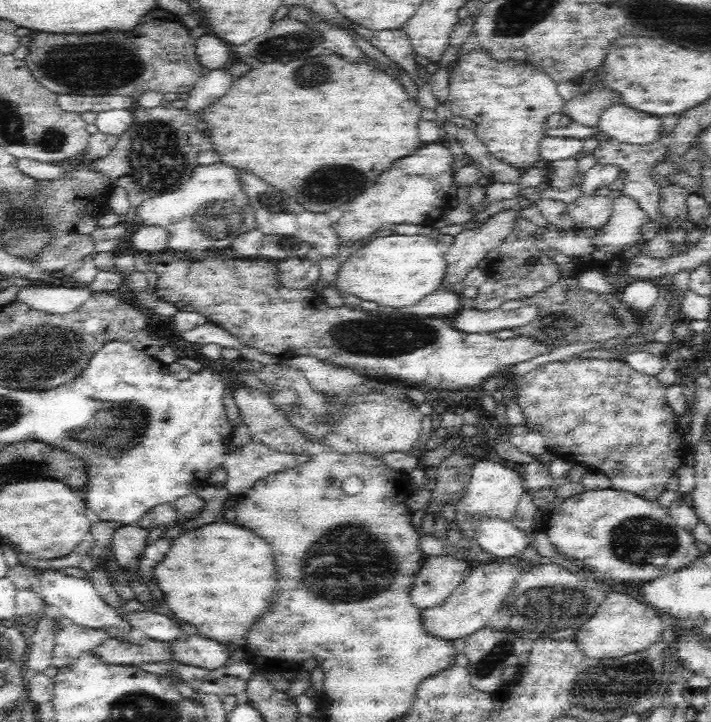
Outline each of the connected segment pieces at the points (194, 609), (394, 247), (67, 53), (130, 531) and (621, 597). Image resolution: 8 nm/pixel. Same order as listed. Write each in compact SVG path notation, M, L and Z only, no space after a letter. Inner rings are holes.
M216 522L210 526L200 526L196 530L182 533L171 543L168 554L155 566L153 578L158 588L164 592L168 608L184 622L192 624L197 634L205 639L214 639L232 650L233 662L248 659L246 653L246 633L256 618L266 610L276 594L276 570L272 548L246 528Z
M426 235L382 236L354 252L340 266L333 286L343 295L352 294L380 306L400 309L414 306L422 298L434 294L443 283L447 262L443 247Z
M159 7L148 11L148 14L144 14L142 22L132 30L132 32L104 32L104 34L34 34L30 44L28 44L29 53L26 55L23 61L26 63L28 70L44 88L51 90L52 92L60 94L76 94L80 96L100 96L100 95L124 95L135 99L140 98L142 94L146 92L160 92L166 94L166 92L176 92L185 96L196 84L199 78L205 77L208 74L208 69L200 65L200 61L196 59L196 39L190 36L188 33L189 28L185 27L181 21L180 16Z
M140 525L119 526L111 540L111 553L121 568L137 571L149 530Z
M612 592L602 600L596 612L575 632L572 639L581 652L590 658L620 658L657 644L664 626L657 611L642 603L639 597Z

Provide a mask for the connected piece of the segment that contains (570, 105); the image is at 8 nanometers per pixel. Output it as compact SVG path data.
M591 83L587 93L576 95L564 103L561 114L578 124L596 127L604 110L609 106L619 104L619 96L609 88Z

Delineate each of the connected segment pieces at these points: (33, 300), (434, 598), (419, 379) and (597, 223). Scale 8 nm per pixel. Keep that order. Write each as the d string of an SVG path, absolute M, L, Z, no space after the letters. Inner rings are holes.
M30 285L20 287L17 300L33 310L45 314L70 314L78 310L90 298L91 290L86 287L46 287Z
M453 556L425 557L410 589L410 602L422 611L440 606L467 578L471 563Z
M165 250L153 257L150 267L155 279L154 291L163 300L171 302L178 311L202 314L207 321L214 322L230 332L243 346L262 350L266 354L279 357L280 360L314 354L323 362L332 362L336 366L356 370L356 374L360 376L368 374L368 380L376 380L402 390L416 387L420 389L424 384L438 391L458 391L465 387L483 385L495 373L509 371L515 364L554 351L553 346L539 342L538 338L518 336L500 340L493 333L468 334L454 329L448 322L424 316L396 318L394 332L394 320L390 316L378 316L368 312L364 314L346 306L330 309L322 295L312 287L298 290L282 286L277 277L277 266L262 258L228 260L208 256L190 260L188 256L178 258L171 251Z
M582 195L567 204L567 211L575 228L599 229L609 221L613 202L610 196Z

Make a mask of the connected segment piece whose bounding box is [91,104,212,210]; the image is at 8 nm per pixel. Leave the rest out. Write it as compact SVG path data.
M169 104L158 106L152 110L145 110L135 106L131 110L133 123L118 137L116 146L104 158L94 160L91 164L98 172L107 176L115 186L122 186L128 194L128 200L132 210L137 208L148 198L166 194L168 191L176 190L184 184L190 176L198 161L196 157L202 150L210 150L212 144L204 132L200 132L200 125L186 110L177 110Z

